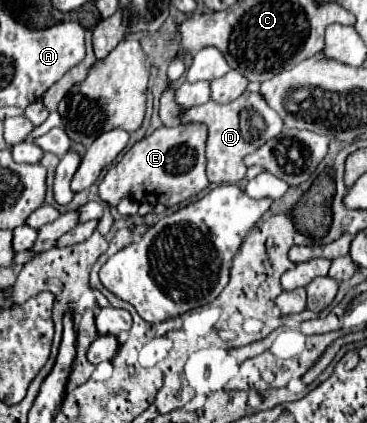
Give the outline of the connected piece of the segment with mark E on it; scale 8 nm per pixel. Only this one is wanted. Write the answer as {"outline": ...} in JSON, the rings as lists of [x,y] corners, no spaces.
{"outline":[[[182,123],[178,127],[160,127],[152,135],[138,141],[116,165],[108,169],[100,181],[100,197],[110,207],[118,205],[118,199],[132,197],[138,203],[162,203],[166,207],[176,205],[188,197],[198,195],[208,187],[204,145],[208,127],[204,123]]]}

